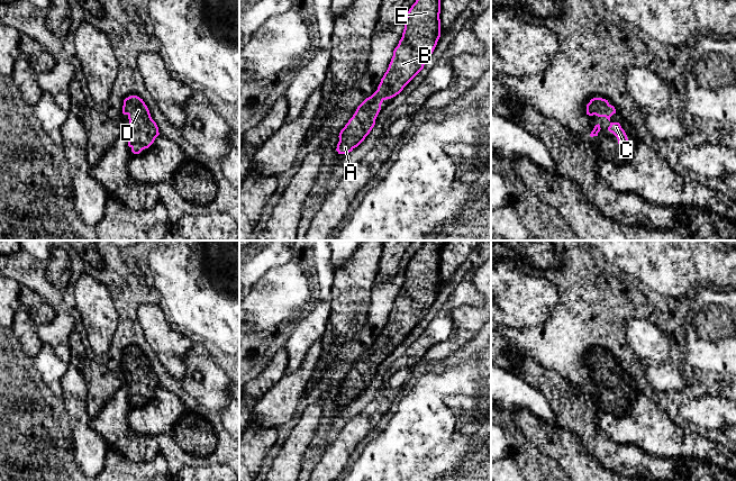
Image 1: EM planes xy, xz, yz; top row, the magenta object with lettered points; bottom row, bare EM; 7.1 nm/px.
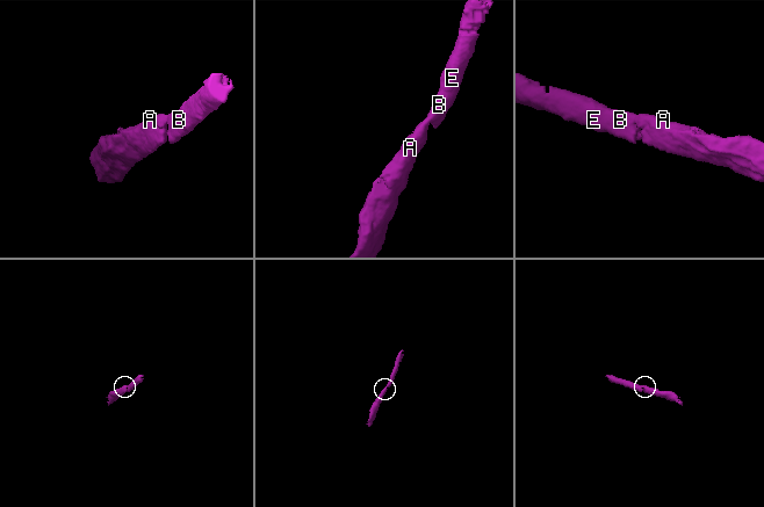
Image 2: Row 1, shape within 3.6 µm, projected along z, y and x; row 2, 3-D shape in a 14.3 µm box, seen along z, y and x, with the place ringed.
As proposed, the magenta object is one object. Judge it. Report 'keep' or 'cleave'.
keep

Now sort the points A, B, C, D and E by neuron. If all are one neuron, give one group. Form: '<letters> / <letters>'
A B C D E

